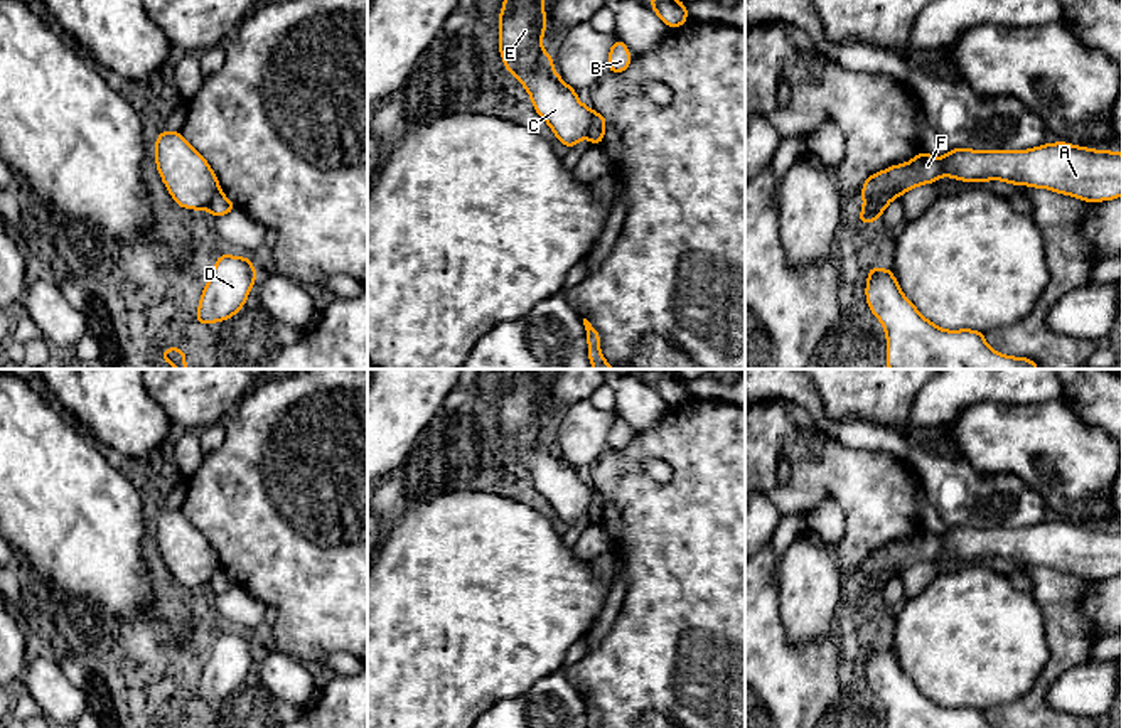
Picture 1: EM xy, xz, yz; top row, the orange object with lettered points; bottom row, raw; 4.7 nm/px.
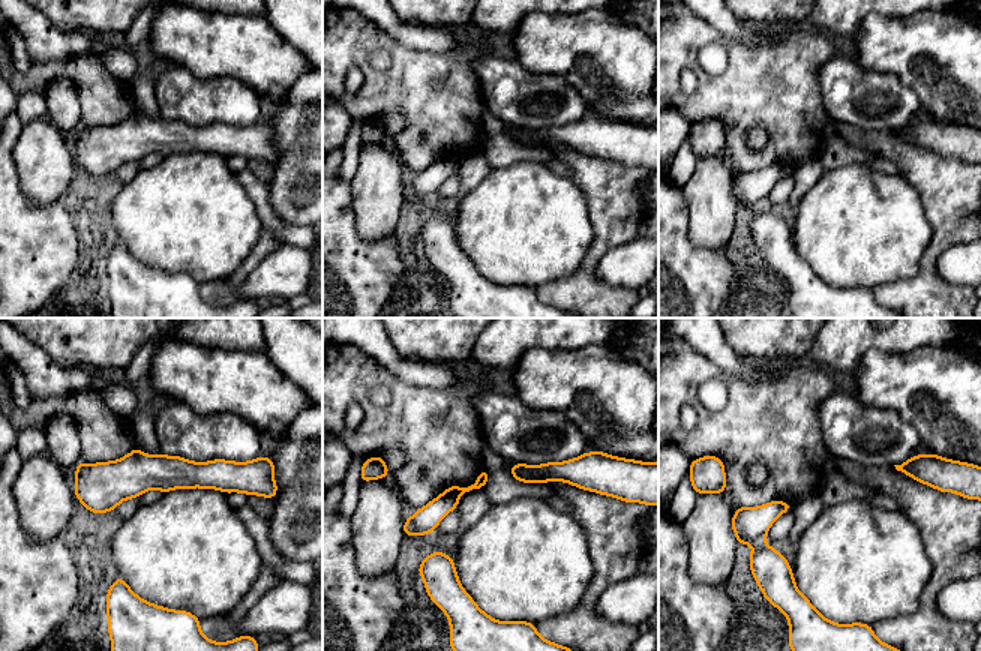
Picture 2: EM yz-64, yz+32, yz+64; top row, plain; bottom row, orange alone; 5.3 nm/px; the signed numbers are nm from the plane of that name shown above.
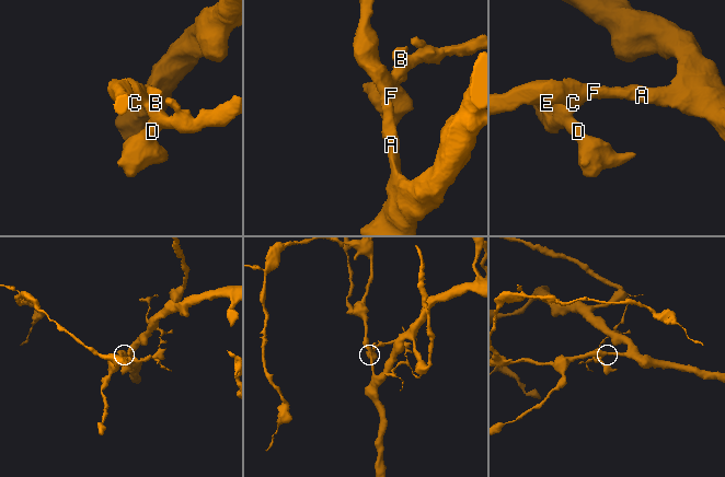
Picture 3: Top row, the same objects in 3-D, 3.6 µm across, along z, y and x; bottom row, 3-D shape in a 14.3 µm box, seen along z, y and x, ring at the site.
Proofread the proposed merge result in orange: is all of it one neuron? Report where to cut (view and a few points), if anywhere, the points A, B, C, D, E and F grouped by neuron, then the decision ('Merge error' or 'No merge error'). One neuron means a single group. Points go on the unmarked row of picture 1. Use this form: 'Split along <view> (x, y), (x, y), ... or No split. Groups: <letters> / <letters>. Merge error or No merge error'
Split along yz (895, 573), (877, 573), (865, 578). Groups: A C E F / B D. Merge error

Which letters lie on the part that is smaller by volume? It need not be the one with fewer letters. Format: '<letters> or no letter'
B, D

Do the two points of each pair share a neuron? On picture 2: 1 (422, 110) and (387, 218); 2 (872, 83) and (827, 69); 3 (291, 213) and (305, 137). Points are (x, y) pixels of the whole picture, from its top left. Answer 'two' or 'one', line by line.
1: two
2: one
3: one

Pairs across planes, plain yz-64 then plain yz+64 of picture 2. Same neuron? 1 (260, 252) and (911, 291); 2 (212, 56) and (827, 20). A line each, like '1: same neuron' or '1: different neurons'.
1: same neuron
2: different neurons

